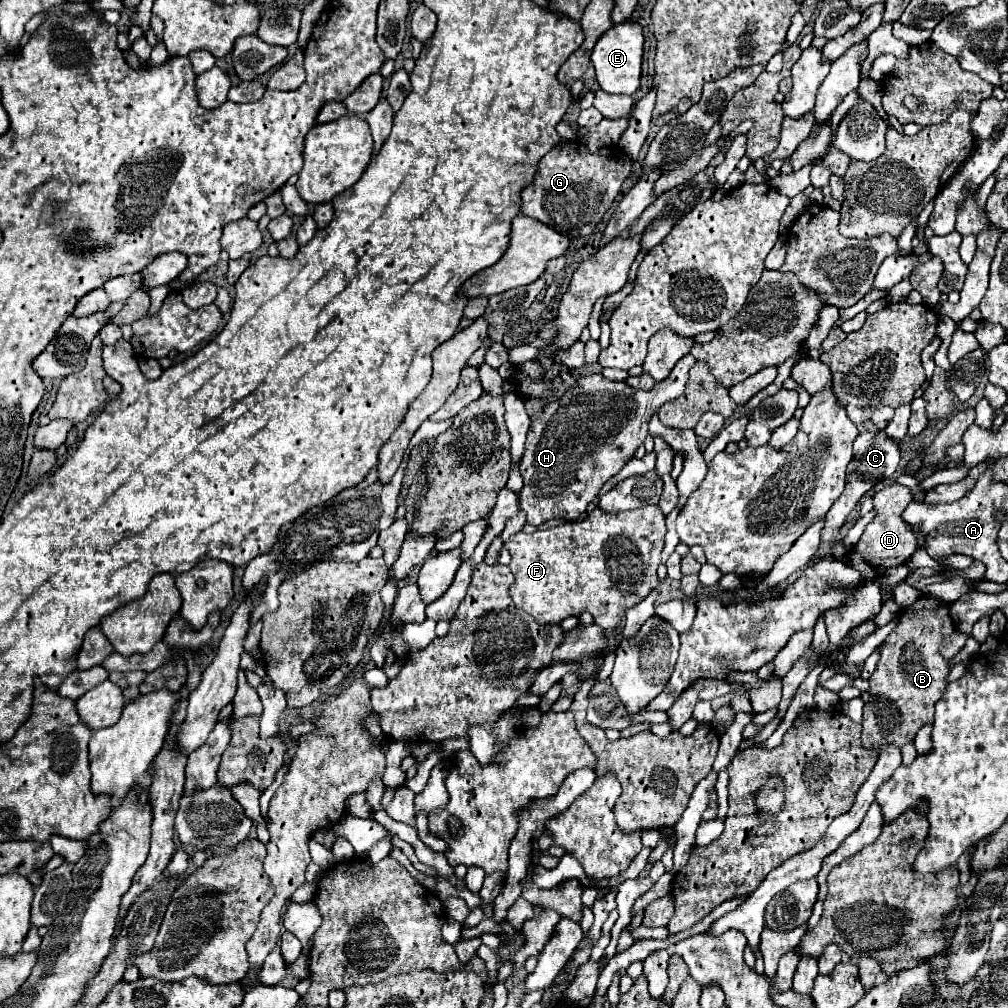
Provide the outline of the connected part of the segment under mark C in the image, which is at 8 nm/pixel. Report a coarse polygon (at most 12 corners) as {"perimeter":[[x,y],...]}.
{"perimeter":[[884,431],[860,433],[846,489],[820,537],[832,543],[868,489],[890,479],[900,443]]}

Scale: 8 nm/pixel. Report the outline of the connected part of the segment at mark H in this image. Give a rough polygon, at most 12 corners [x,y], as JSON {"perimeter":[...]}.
{"perimeter":[[586,375],[532,419],[520,509],[584,515],[684,393]]}

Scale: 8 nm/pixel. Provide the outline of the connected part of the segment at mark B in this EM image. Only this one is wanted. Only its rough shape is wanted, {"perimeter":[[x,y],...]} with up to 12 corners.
{"perimeter":[[920,597],[900,613],[870,677],[862,743],[902,747],[950,673],[950,607]]}

